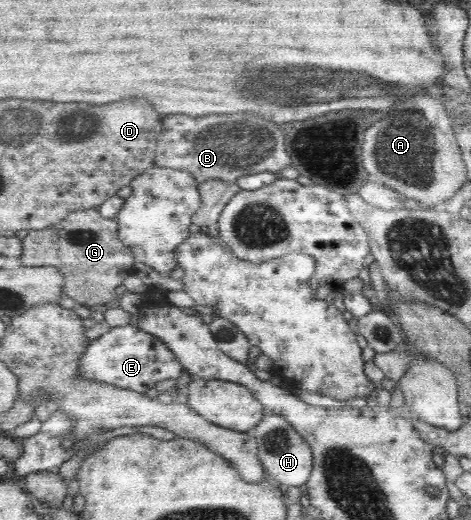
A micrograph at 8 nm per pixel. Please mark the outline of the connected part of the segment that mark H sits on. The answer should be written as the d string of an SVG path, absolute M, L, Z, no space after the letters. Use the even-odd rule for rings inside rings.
M265 413L261 423L256 425L258 443L258 456L269 475L269 479L275 484L289 486L301 486L309 479L313 469L312 449L305 438L297 431L291 422L279 413Z

